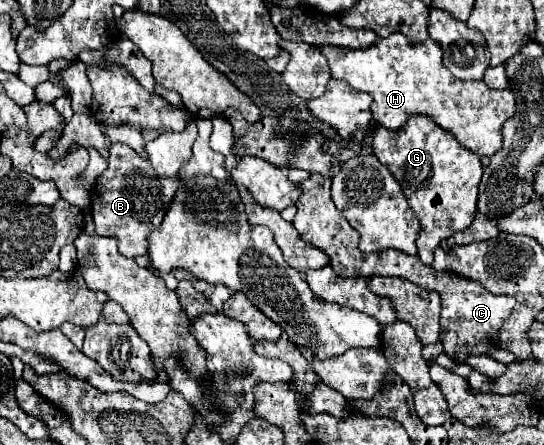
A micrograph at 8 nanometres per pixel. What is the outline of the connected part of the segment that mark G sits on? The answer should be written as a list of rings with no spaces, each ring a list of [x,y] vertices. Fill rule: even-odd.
[[[413,115],[407,121],[407,127],[399,131],[389,131],[379,125],[373,135],[373,153],[389,167],[391,175],[399,181],[409,207],[415,211],[421,223],[417,237],[419,259],[425,265],[431,265],[435,247],[457,231],[467,229],[475,219],[475,203],[483,175],[479,157],[473,151],[463,149],[449,131],[443,131],[425,115]]]

